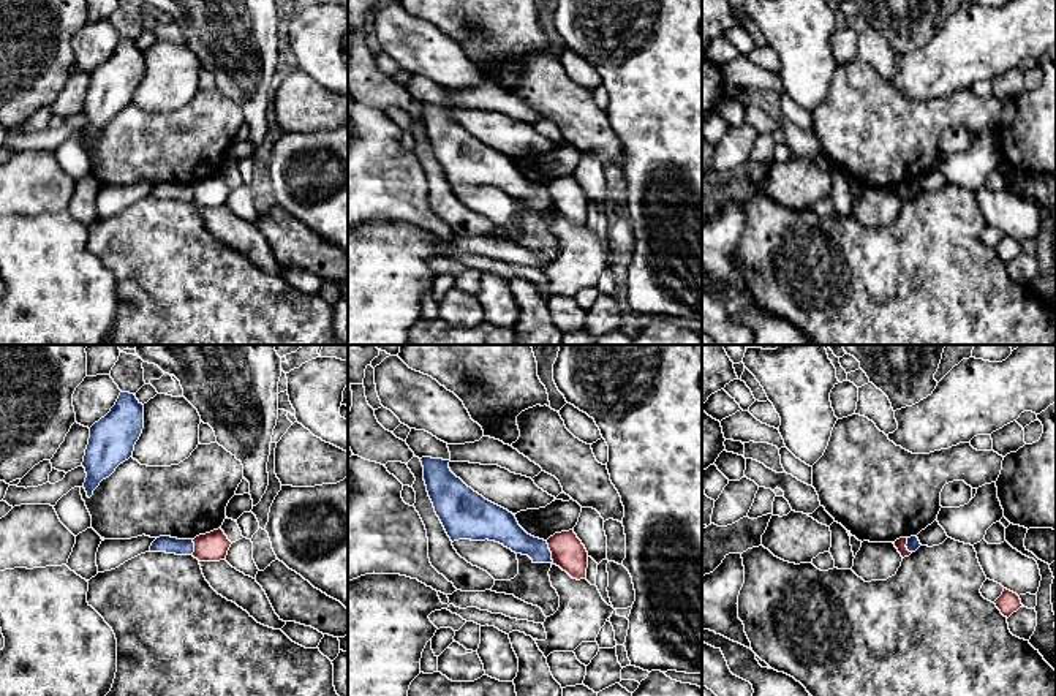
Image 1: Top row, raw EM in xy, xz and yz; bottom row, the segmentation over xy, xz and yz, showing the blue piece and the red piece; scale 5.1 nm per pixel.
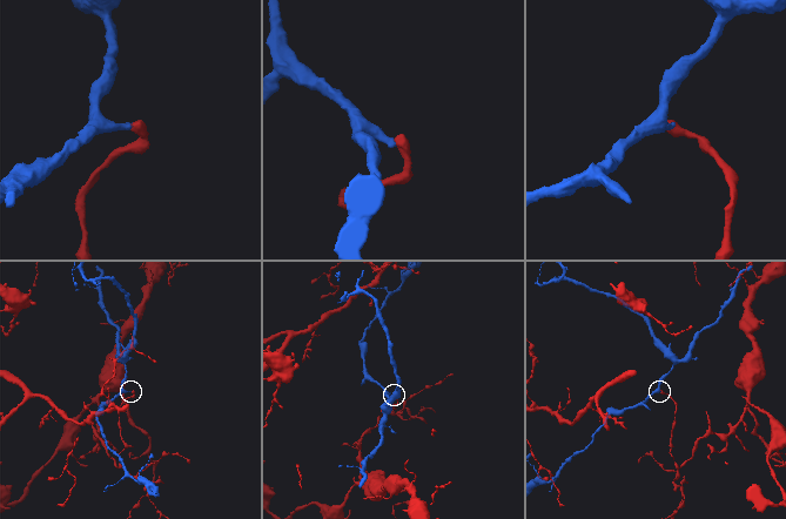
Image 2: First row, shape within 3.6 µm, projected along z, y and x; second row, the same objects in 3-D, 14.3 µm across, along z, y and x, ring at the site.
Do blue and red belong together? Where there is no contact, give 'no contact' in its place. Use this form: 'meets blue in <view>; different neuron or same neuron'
meets blue in xz; different neuron

